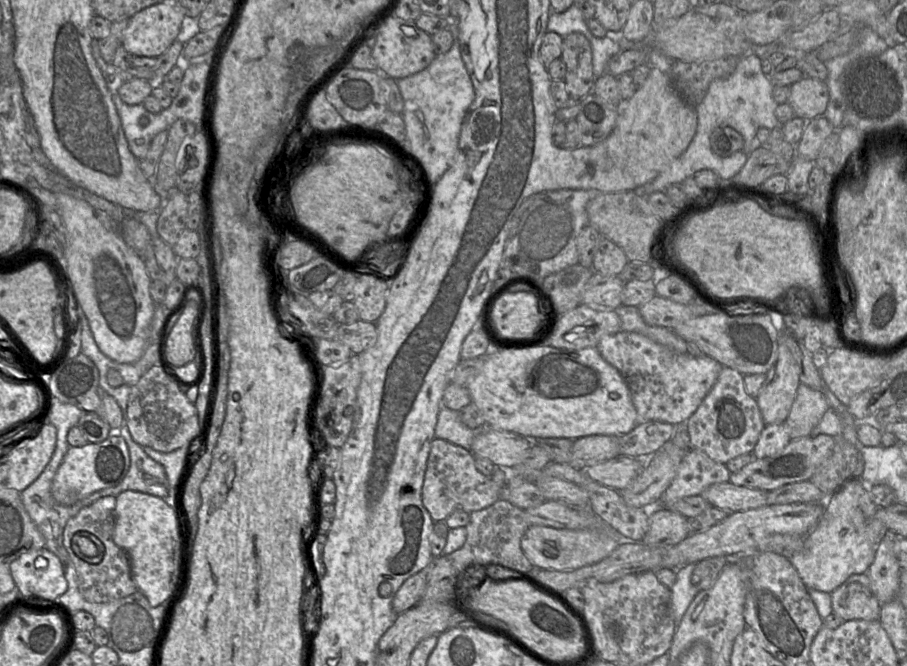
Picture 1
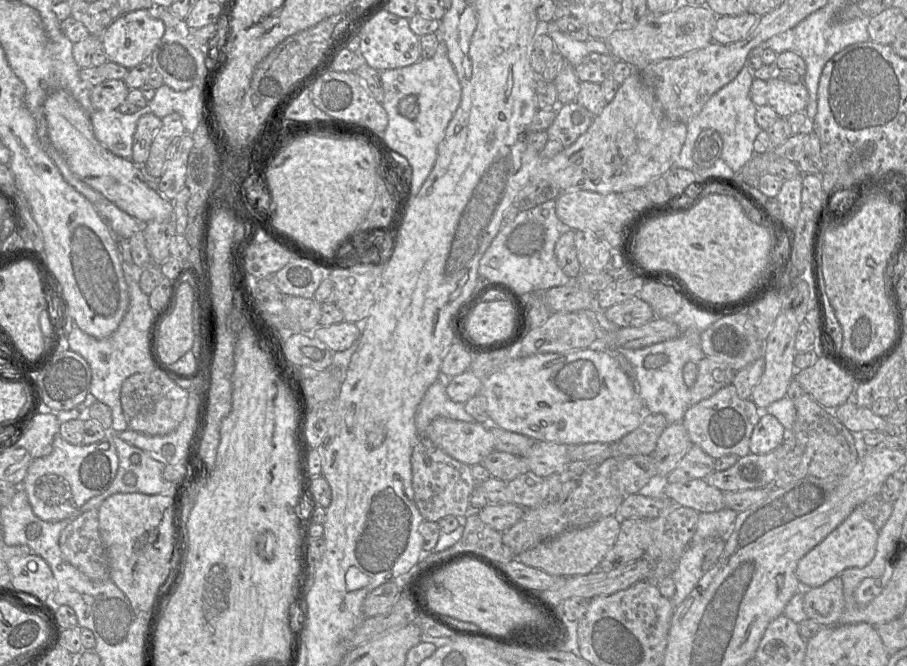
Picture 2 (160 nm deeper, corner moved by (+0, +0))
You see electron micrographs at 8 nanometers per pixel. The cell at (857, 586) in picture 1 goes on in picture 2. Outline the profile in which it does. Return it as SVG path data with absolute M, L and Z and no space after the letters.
M839 575L820 587L805 588L805 613L823 626L837 625L844 606L843 581Z

